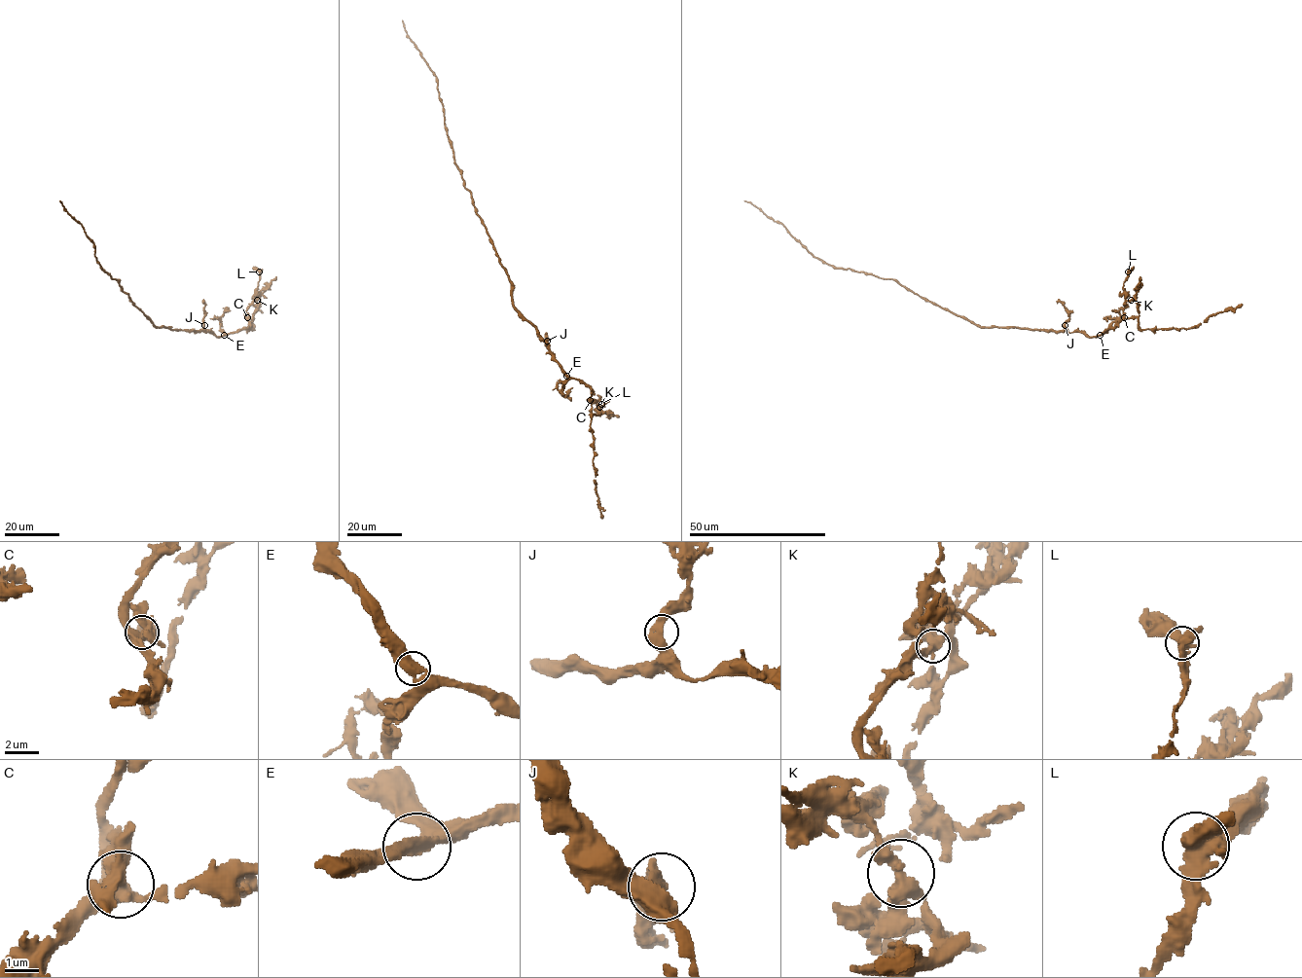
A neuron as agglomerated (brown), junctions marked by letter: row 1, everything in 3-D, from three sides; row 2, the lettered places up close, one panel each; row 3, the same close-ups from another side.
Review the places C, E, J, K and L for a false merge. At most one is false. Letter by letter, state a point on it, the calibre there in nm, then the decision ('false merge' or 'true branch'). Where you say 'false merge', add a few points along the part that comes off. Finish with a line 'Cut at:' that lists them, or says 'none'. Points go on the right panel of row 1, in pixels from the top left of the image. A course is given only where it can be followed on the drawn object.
C: place (1124, 317); calibre 480 nm; true branch
E: place (1100, 335); calibre 440 nm; true branch
J: place (1065, 325); calibre 400 nm; true branch
K: place (1131, 300); calibre 360 nm; true branch
L: place (1128, 271); calibre 480 nm; true branch
Cut at: none

